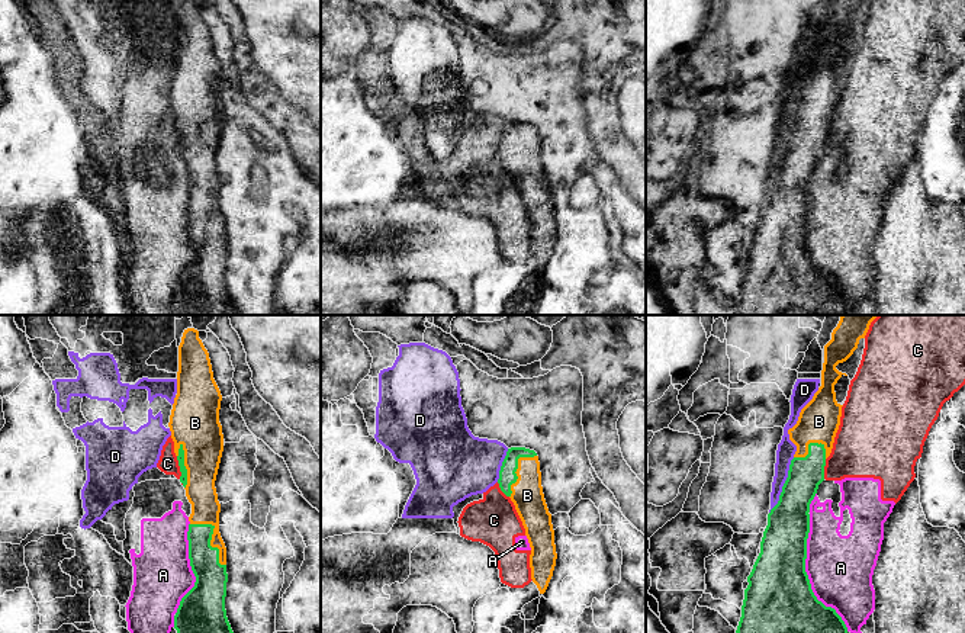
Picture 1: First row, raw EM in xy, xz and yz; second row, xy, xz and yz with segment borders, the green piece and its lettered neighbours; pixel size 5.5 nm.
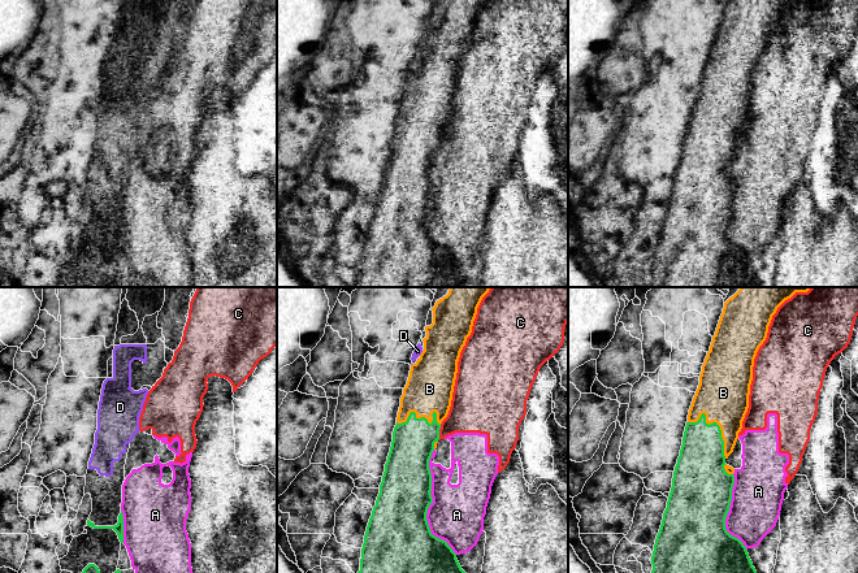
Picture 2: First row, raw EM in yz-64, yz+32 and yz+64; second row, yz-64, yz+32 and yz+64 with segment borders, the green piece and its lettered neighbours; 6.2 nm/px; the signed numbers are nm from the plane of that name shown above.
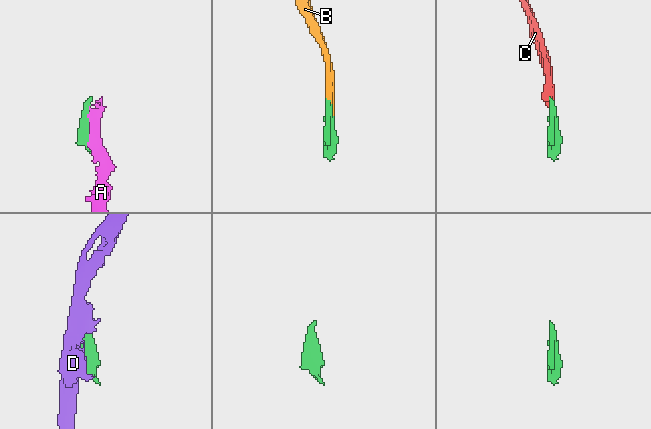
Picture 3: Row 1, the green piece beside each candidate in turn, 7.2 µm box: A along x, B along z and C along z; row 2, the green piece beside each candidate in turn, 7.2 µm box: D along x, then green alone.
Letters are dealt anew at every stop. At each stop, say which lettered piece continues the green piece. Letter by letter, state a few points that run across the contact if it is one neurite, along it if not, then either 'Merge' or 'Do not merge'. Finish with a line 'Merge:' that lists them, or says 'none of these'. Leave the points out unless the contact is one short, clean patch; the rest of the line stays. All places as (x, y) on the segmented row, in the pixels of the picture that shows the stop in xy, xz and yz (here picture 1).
A: Do not merge
B: Merge
C: Line: xy (176, 456), (180, 478). Do not merge
D: Line: yz (794, 458), (779, 500), (769, 513). Do not merge
Merge: B

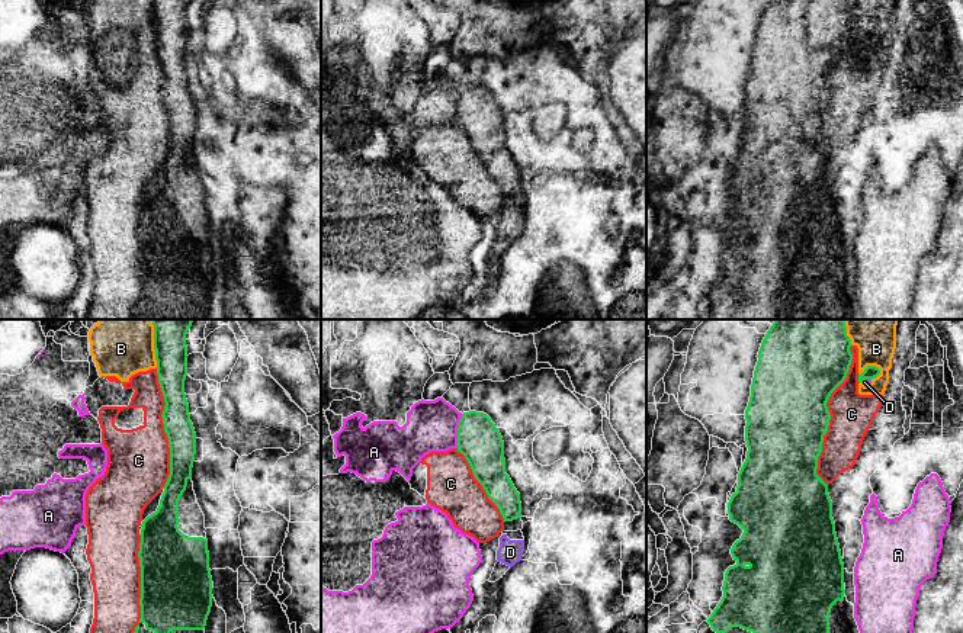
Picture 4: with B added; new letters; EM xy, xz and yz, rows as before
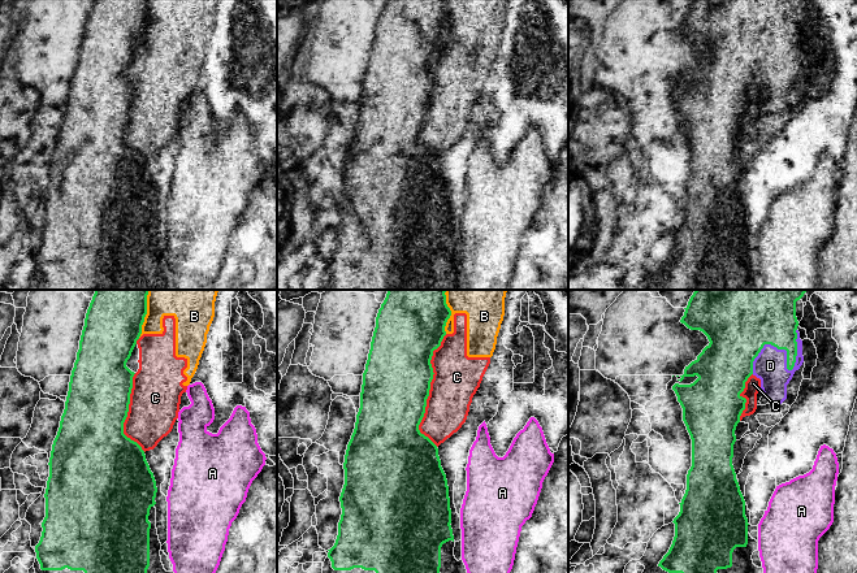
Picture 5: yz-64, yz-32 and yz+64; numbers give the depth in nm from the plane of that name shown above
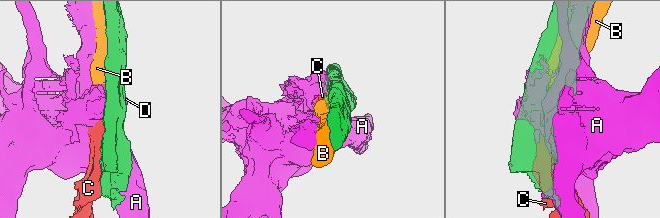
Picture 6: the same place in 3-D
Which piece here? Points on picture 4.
A: Do not merge
B: Do not merge
C: Do not merge
D: Line: yz (870, 372), (866, 378), (864, 382). Merge
Merge: D

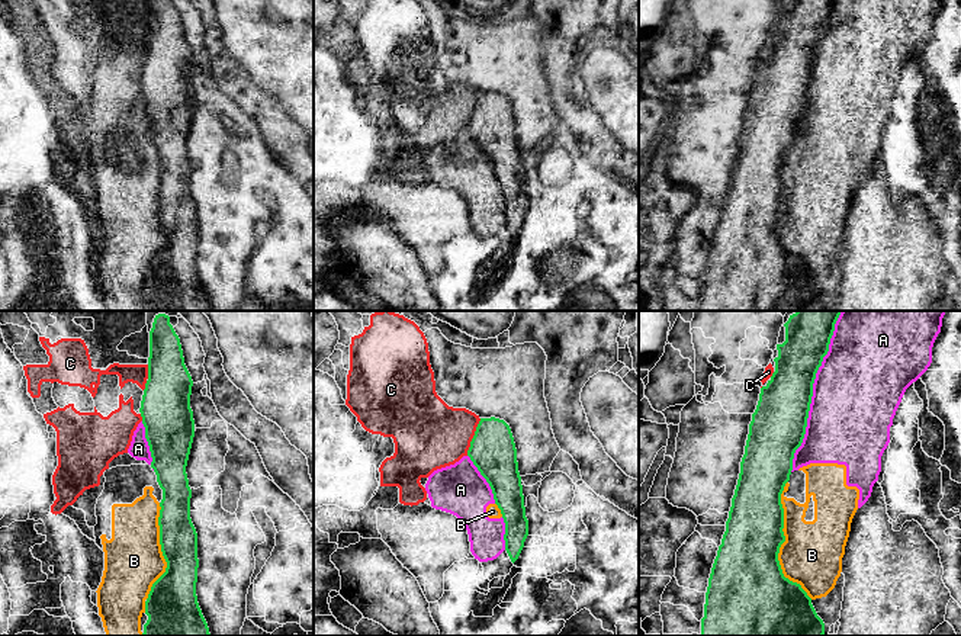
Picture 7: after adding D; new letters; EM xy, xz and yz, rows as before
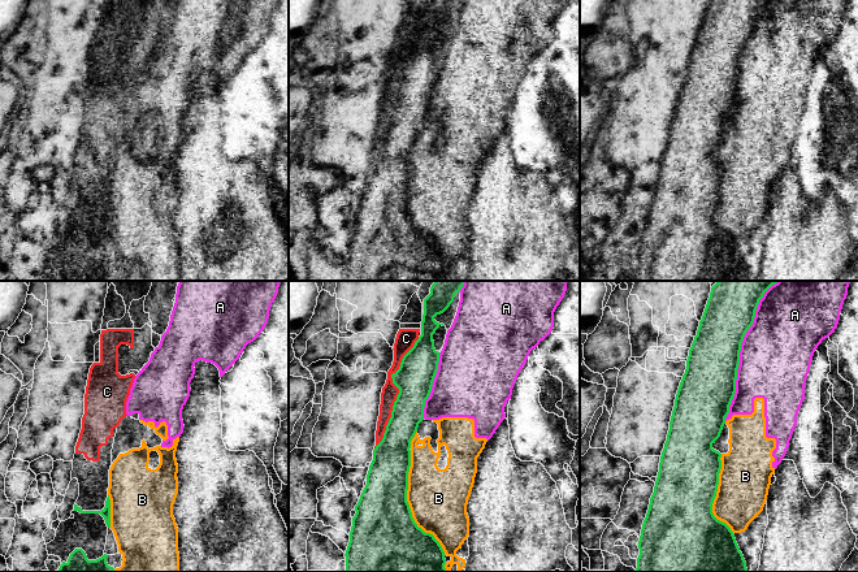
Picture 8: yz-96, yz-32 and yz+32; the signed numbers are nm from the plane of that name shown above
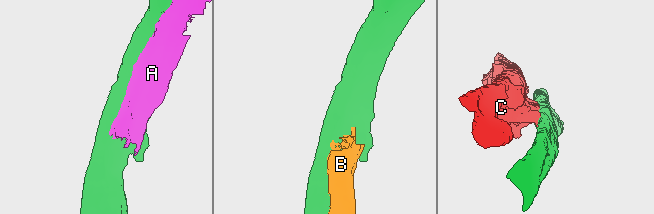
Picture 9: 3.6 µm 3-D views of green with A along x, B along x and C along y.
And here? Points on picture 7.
A: Do not merge
B: Do not merge
C: Do not merge
Merge: none of these

